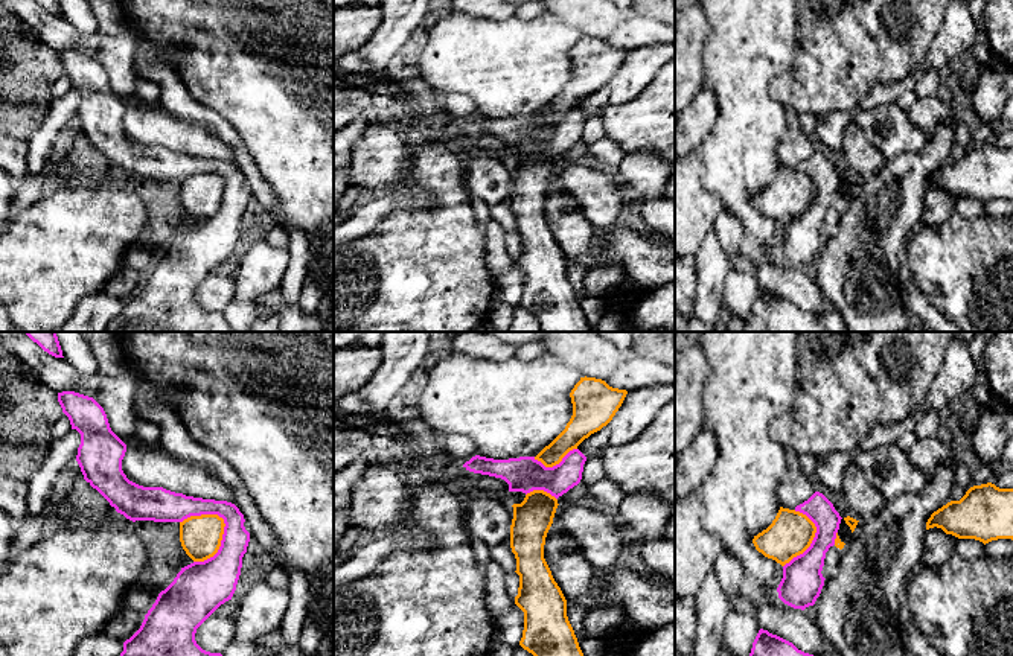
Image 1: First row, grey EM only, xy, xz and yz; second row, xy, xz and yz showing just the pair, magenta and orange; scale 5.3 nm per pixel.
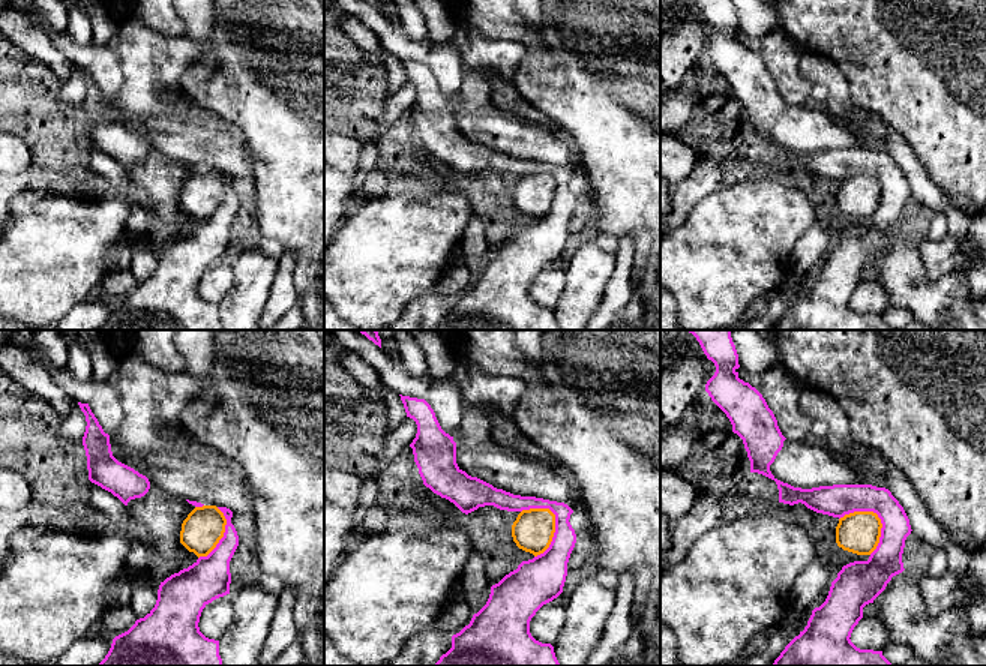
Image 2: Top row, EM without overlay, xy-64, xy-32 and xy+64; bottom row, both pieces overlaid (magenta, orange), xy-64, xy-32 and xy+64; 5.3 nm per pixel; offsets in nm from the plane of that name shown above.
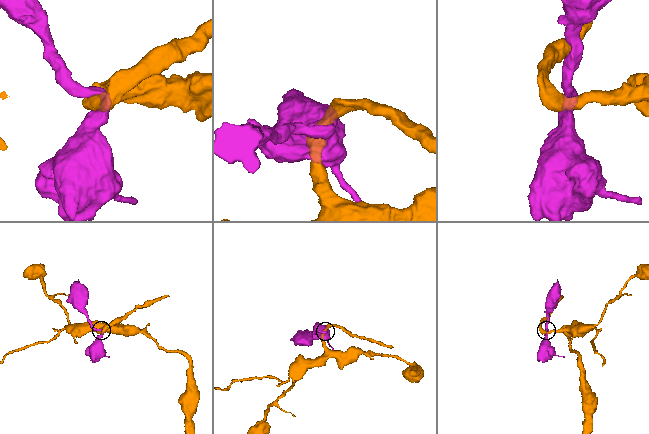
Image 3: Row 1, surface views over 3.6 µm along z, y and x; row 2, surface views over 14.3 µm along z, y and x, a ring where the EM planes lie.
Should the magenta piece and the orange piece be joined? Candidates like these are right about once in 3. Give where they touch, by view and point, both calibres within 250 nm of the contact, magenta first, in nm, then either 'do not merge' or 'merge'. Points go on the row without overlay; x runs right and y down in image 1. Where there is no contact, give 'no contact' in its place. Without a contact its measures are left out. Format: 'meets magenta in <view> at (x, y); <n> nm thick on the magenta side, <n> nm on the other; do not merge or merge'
meets magenta in xy at (221, 203); 280 nm thick on the magenta side, 220 nm on the other; do not merge

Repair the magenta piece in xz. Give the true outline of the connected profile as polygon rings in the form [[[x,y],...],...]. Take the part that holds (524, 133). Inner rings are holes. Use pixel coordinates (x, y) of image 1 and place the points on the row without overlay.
[[[570,110],[559,123],[545,126],[535,116],[494,119],[475,114],[463,123],[474,132],[501,137],[509,143],[509,151],[530,152],[544,149],[556,158],[577,145],[582,139],[586,116],[579,110]]]

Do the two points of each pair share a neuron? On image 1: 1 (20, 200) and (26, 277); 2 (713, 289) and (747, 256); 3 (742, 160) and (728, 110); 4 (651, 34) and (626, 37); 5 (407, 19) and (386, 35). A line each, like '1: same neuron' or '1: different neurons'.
1: different neurons
2: different neurons
3: same neuron
4: same neuron
5: same neuron

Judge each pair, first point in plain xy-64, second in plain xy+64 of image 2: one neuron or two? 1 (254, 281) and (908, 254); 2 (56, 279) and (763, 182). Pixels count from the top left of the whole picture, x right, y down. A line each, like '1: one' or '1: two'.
1: two
2: one

